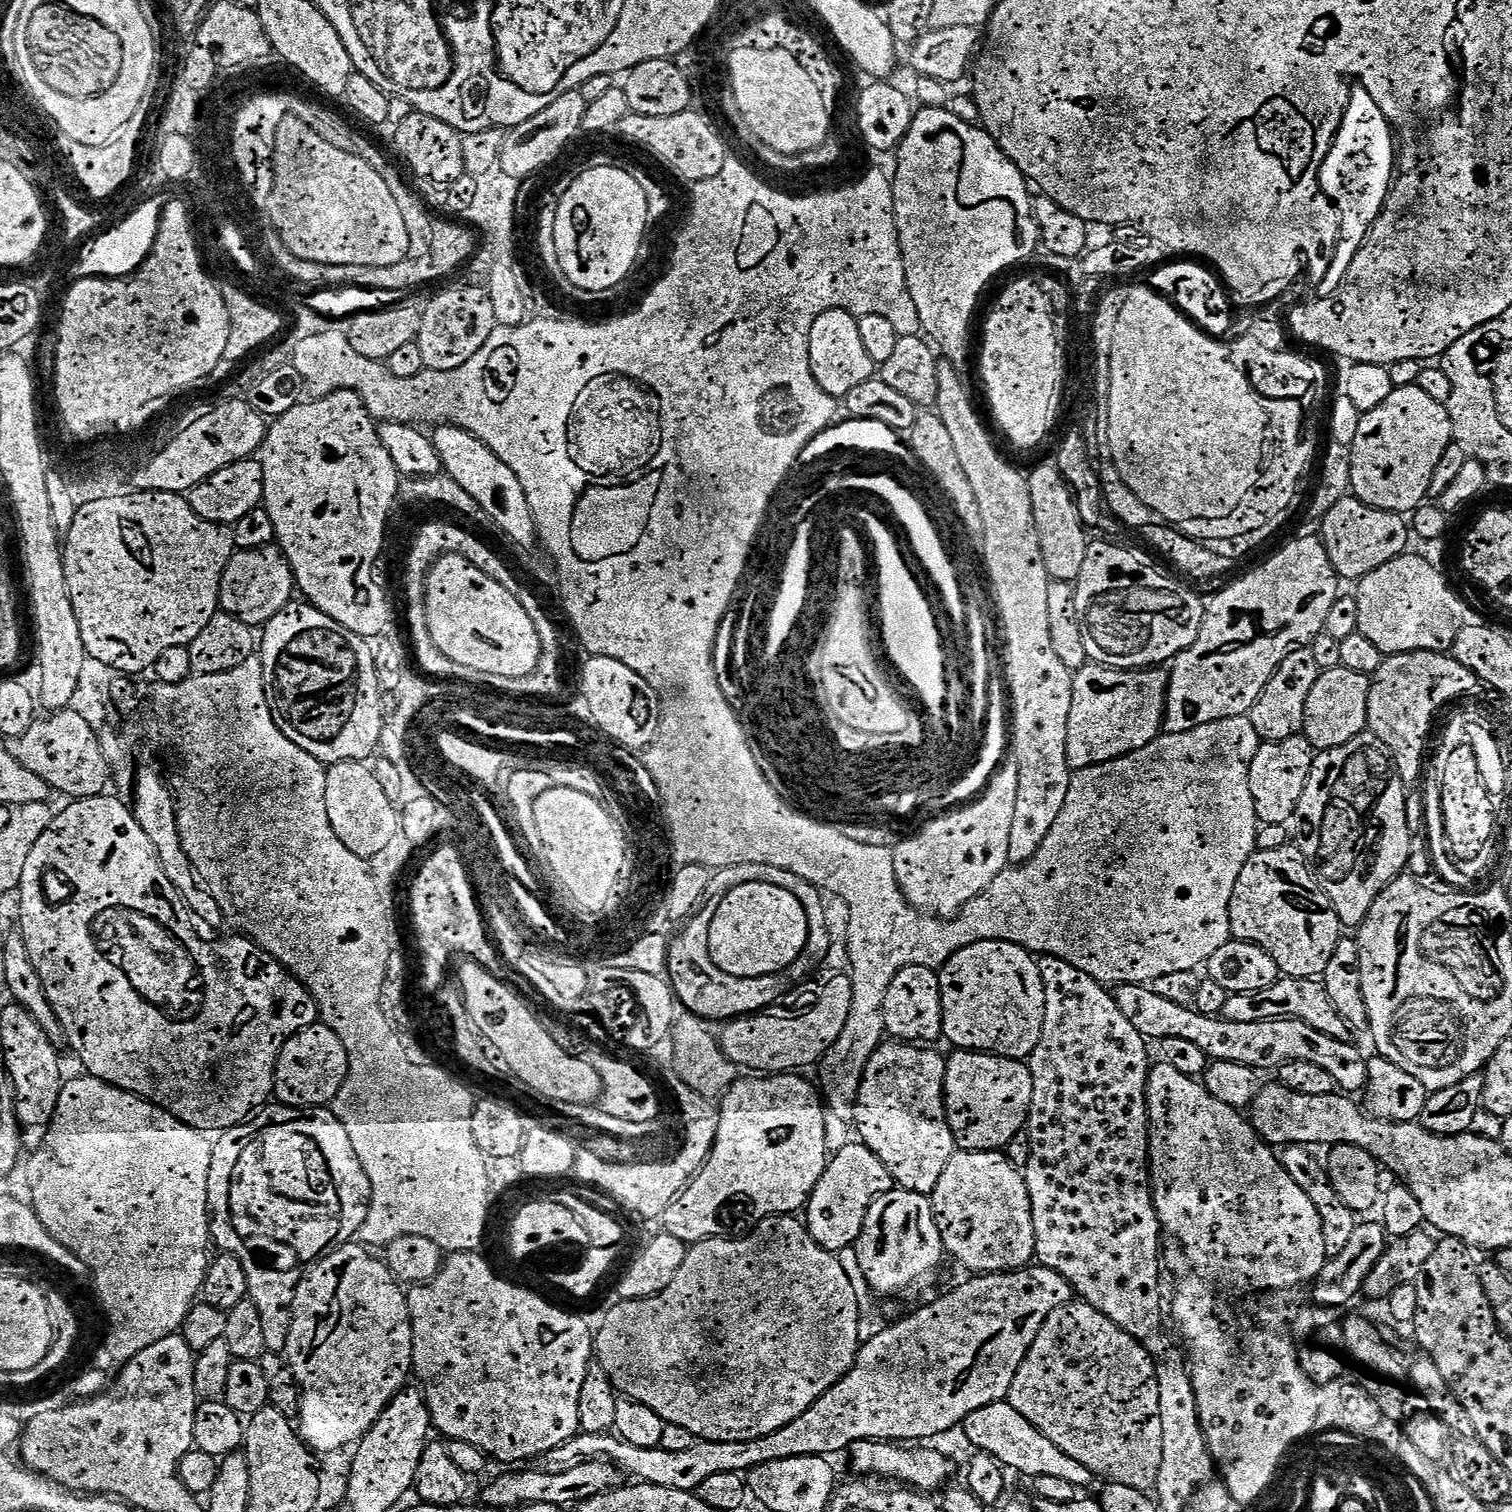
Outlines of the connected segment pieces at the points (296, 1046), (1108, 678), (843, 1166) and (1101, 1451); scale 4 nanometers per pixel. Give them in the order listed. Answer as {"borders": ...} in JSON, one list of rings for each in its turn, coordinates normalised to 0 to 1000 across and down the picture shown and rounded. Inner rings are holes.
{"borders":[[[[210,676],[194,684],[187,692],[183,701],[182,727],[185,727],[188,733],[213,733],[219,731],[226,721],[230,712],[230,698],[226,687],[214,677]]],[[[718,438],[709,448],[705,502],[709,509],[747,500],[768,486],[771,473],[772,448],[767,443],[744,443]]],[[[562,755],[559,759],[552,760],[544,779],[541,779],[534,791],[533,813],[535,817],[546,828],[558,829],[560,825],[562,827],[565,823],[574,798],[583,790],[589,788],[591,785],[590,778],[572,757]]],[[[710,861],[704,862],[701,865],[698,865],[692,868],[687,874],[688,879],[685,881],[685,884],[682,884],[679,894],[674,897],[672,908],[668,914],[668,918],[665,924],[667,929],[679,938],[700,959],[702,959],[710,964],[710,967],[716,967],[718,972],[722,974],[723,977],[728,979],[747,983],[753,987],[761,987],[765,983],[767,970],[769,968],[769,945],[767,940],[766,927],[767,923],[759,923],[759,927],[737,927],[739,925],[733,925],[734,921],[731,922],[722,922],[722,913],[720,913],[720,903],[717,905],[718,901],[716,901],[716,910],[714,910],[714,899],[717,897],[724,896],[724,892],[729,893],[731,889],[730,885],[731,882],[738,882],[741,879],[734,872],[731,872],[724,864],[716,861]]]]}

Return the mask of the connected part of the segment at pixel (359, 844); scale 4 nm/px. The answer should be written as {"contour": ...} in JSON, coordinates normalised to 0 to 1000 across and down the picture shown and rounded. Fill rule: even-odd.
{"contour":[[[237,503],[224,504],[216,509],[216,538],[218,538],[218,546],[221,546],[221,552],[224,552],[229,562],[241,567],[258,560],[265,550],[263,532],[255,528],[245,507]]]}

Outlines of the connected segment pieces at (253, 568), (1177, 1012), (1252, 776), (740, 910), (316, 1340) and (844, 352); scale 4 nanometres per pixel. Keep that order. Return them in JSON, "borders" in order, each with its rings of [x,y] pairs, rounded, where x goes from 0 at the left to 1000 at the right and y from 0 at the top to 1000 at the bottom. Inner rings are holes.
{"borders":[[[[178,361],[171,365],[157,364],[149,374],[146,386],[146,401],[147,404],[167,414],[174,414],[181,406],[194,399],[194,384],[193,376],[187,374],[185,362]]],[[[756,651],[737,651],[737,661],[739,668],[747,673],[747,679],[760,688],[782,687],[782,689],[792,692],[792,694],[797,696],[802,702],[818,703],[830,708],[844,708],[854,701],[869,702],[869,705],[874,705],[874,708],[880,710],[884,720],[892,724],[899,723],[905,716],[905,701],[894,689],[880,687],[874,684],[874,681],[869,681],[869,679],[864,679],[864,676],[853,672],[831,676],[813,676],[807,672],[796,672],[788,665],[779,665],[779,663],[773,663]]],[[[858,485],[850,489],[839,489],[834,491],[825,505],[825,526],[831,543],[837,542],[839,545],[847,545],[849,542],[855,542],[857,531],[865,516],[865,510],[868,508],[869,495],[862,487]]],[[[506,582],[496,583],[483,589],[473,599],[474,604],[468,608],[468,628],[472,636],[480,644],[498,648],[517,643],[532,632],[534,624],[534,603],[527,591],[522,587],[512,586]]],[[[235,821],[227,823],[226,825],[220,825],[211,835],[207,835],[203,839],[203,843],[199,846],[196,851],[196,858],[193,864],[193,876],[190,880],[190,889],[189,891],[189,901],[193,905],[194,911],[198,916],[198,920],[200,921],[200,925],[198,929],[197,935],[197,946],[202,955],[206,958],[207,961],[212,960],[225,960],[227,958],[232,958],[237,955],[242,948],[250,940],[253,933],[265,921],[267,920],[271,915],[270,907],[273,907],[272,904],[272,872],[270,868],[270,858],[268,853],[265,851],[259,841],[257,839],[253,833],[245,831],[243,825],[239,824]]],[[[552,204],[541,210],[534,222],[533,242],[536,245],[542,257],[554,263],[560,263],[562,258],[565,258],[565,255],[570,255],[570,253],[577,251],[578,241],[575,234],[573,234],[570,229],[567,210],[556,204]]]]}

